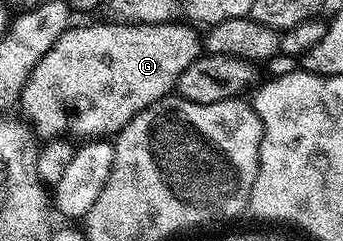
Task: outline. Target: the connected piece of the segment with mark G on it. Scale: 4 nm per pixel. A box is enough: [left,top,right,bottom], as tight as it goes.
[19,20,202,139]

